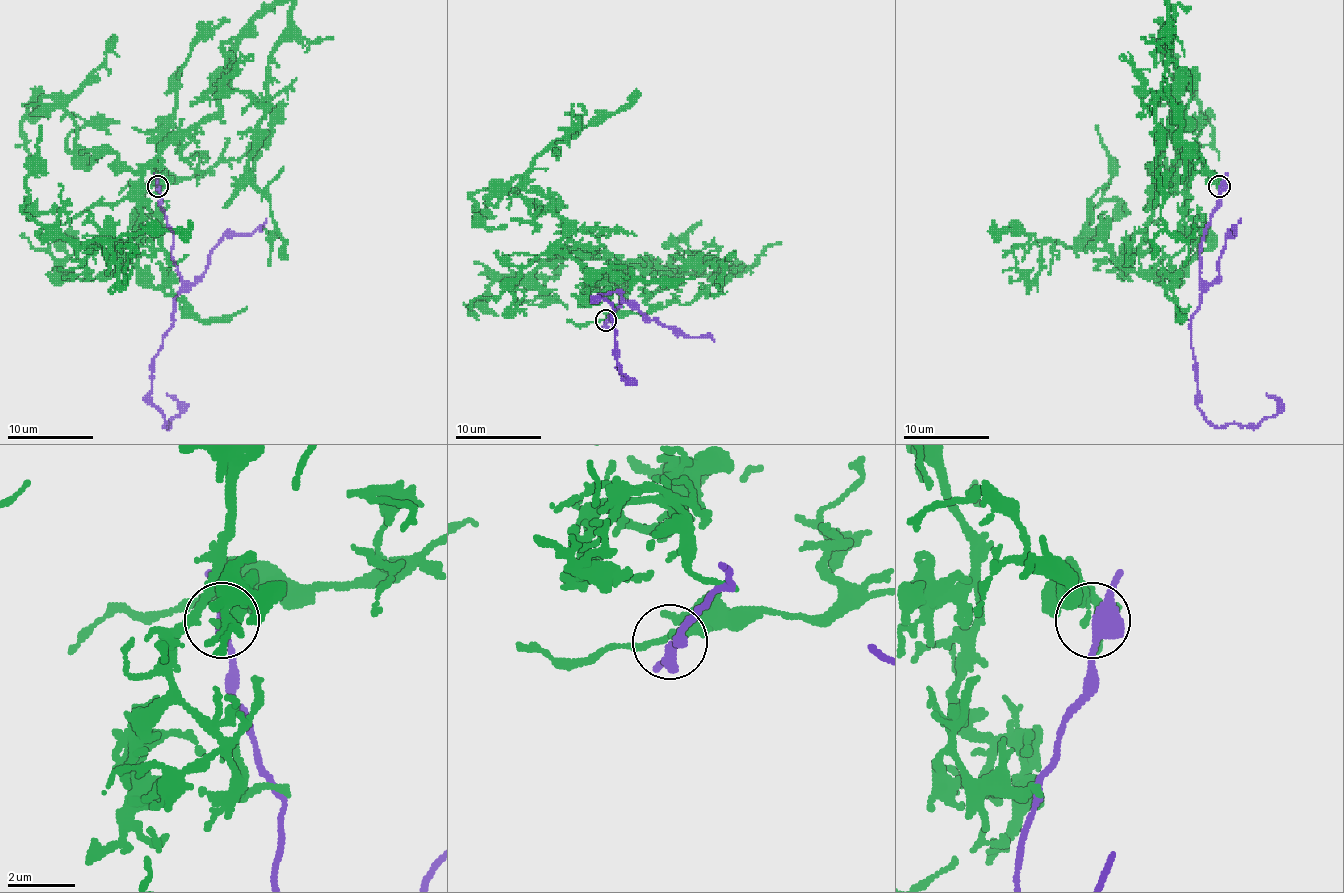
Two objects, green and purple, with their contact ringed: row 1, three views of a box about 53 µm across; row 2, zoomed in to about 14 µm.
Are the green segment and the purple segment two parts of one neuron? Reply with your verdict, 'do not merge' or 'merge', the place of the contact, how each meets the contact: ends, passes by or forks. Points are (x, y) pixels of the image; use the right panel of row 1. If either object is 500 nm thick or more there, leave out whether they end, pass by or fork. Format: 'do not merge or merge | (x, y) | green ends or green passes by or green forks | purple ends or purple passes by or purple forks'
do not merge | (1219, 186) | green passes by | purple passes by

